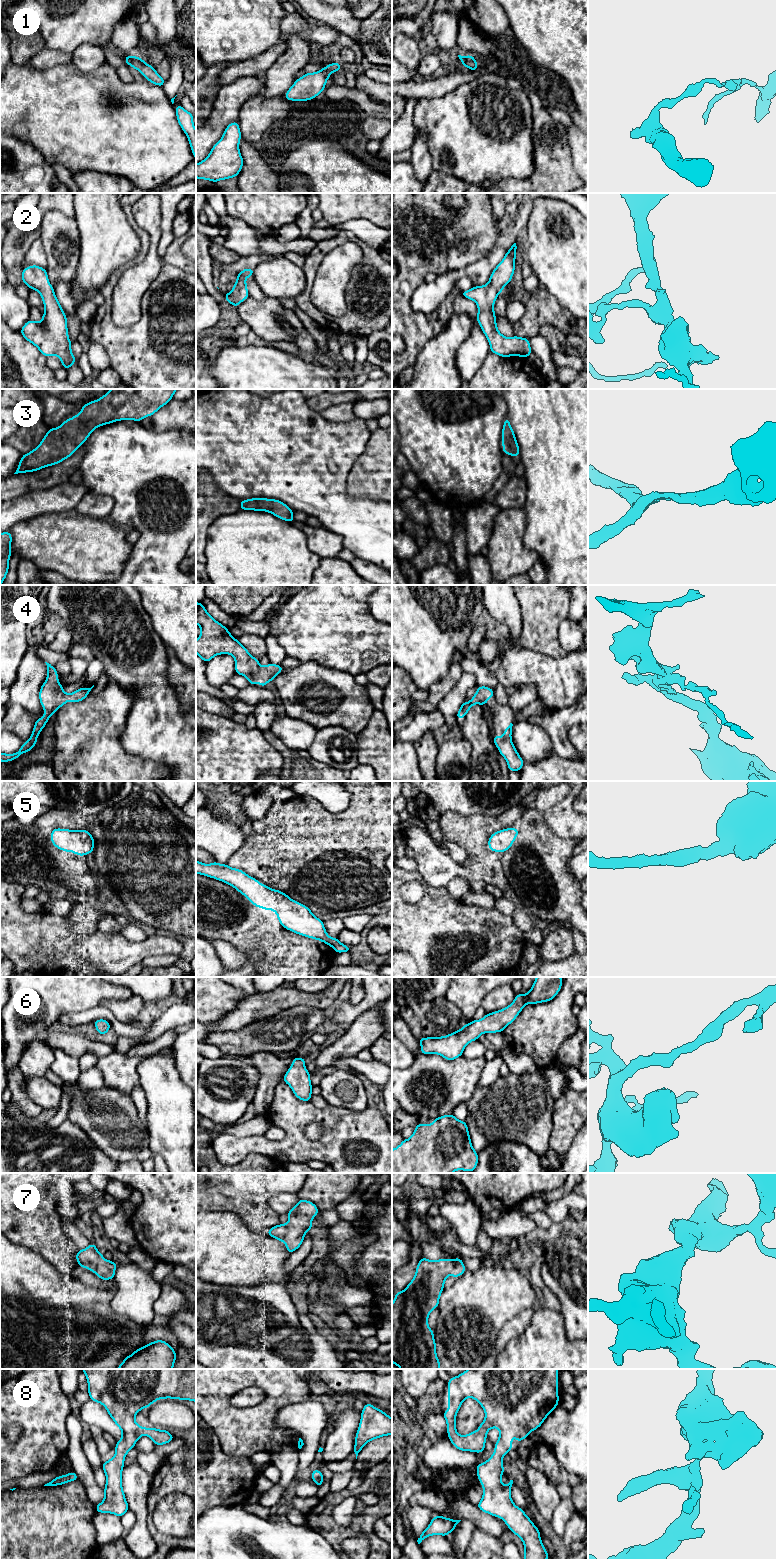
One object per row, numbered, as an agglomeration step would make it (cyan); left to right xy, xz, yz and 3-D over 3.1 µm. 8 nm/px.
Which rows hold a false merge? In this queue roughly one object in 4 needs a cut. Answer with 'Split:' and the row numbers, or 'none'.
Split: 1

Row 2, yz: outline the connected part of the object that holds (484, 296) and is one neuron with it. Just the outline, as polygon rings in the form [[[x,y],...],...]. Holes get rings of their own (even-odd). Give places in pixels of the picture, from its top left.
[[[516,243],[511,246],[490,275],[489,282],[483,286],[474,286],[467,291],[461,291],[461,295],[473,300],[478,306],[476,320],[485,334],[490,351],[501,357],[520,356],[528,358],[532,353],[529,339],[502,335],[497,328],[494,303],[504,287],[511,282],[515,271]]]

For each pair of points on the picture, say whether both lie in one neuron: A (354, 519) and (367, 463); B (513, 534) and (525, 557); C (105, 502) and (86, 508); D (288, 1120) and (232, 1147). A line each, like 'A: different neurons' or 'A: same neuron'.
A: different neurons
B: same neuron
C: same neuron
D: same neuron

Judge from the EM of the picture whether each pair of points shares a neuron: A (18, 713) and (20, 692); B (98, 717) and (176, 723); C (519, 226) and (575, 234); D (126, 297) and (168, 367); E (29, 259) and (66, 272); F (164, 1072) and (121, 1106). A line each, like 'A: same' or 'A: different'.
A: different
B: different
C: different
D: different
E: different
F: different

